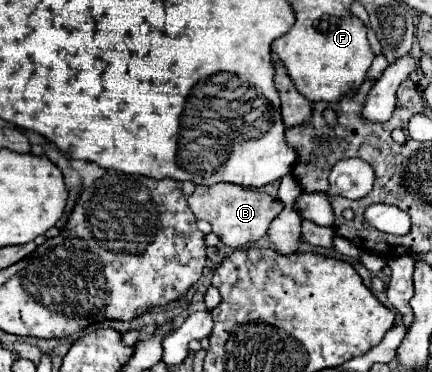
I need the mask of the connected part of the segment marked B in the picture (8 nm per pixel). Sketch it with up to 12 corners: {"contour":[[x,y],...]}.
{"contour":[[236,184],[196,186],[198,220],[230,246],[266,236],[282,202]]}

